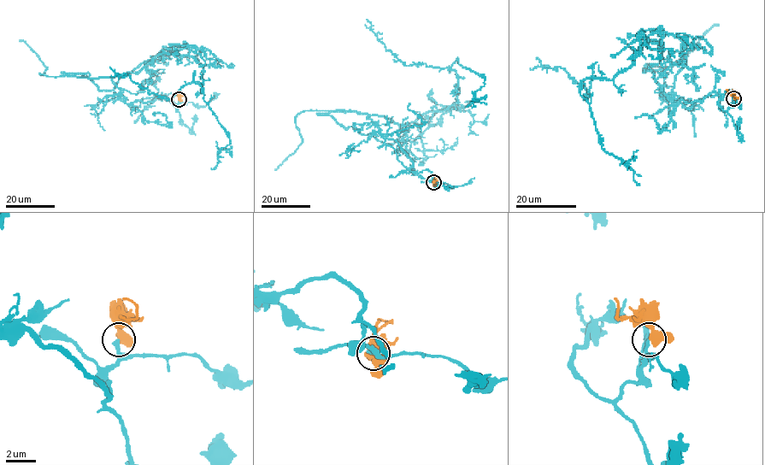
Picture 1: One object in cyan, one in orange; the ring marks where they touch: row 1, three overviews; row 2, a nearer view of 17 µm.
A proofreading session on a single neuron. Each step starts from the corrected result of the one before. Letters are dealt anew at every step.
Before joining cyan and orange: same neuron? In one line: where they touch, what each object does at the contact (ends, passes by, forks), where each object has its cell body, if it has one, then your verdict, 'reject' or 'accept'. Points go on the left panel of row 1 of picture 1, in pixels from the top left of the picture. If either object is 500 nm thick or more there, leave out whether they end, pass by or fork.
at (179, 99); cyan ends there; orange passes by; no cell body on cyan; no cell body on orange; accept

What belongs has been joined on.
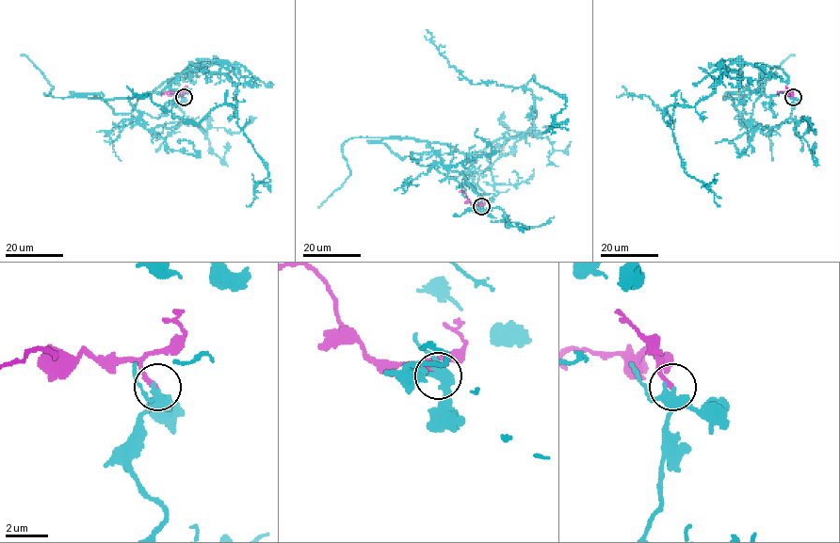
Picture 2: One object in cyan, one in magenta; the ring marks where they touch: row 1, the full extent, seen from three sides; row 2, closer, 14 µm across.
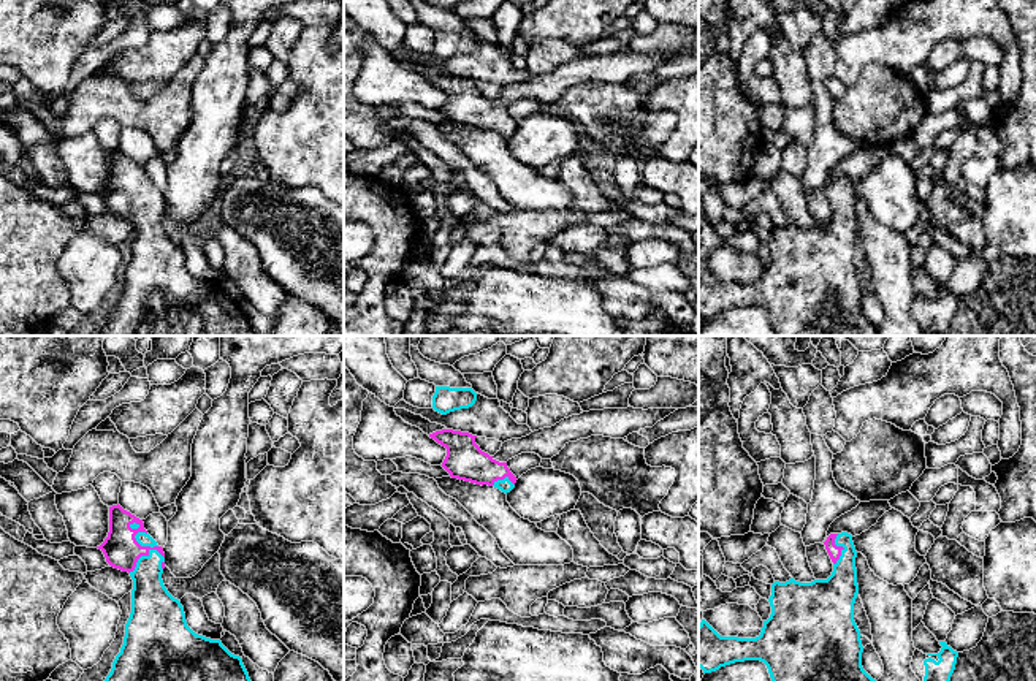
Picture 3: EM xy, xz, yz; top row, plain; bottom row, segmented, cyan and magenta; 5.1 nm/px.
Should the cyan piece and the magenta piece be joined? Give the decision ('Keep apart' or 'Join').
Join

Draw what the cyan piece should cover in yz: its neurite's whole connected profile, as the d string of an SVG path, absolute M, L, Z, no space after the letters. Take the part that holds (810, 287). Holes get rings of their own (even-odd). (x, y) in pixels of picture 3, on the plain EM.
M830 179L824 187L833 207L827 225L800 228L790 223L775 226L768 244L771 260L764 266L756 283L721 282L705 264L699 269L699 312L711 318L721 312L760 306L767 310L776 336L878 336L862 312L860 276L854 266L854 249L859 239L852 181Z

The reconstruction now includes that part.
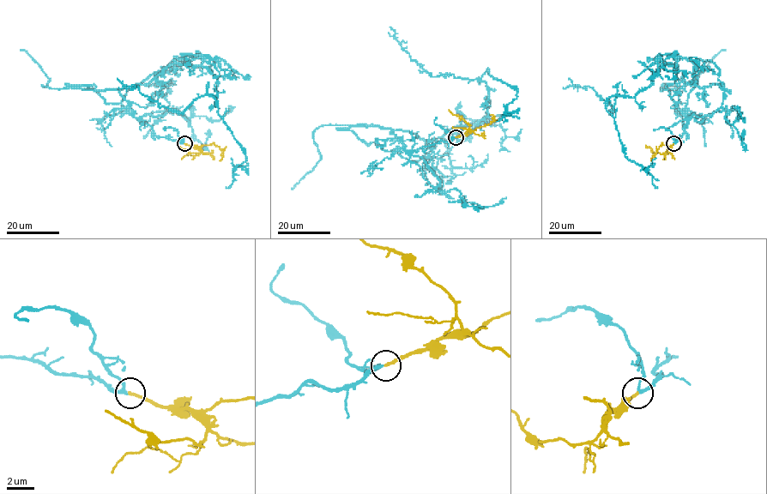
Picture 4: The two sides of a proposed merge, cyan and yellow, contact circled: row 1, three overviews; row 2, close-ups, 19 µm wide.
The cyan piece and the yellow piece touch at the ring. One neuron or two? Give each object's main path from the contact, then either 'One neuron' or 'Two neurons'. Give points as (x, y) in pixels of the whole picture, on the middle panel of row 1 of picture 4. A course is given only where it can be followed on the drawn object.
Course of cyan: (455, 137), (407, 150), (391, 133), (434, 141), (477, 123), (488, 114), (486, 70), (517, 90), (498, 121). Course of yellow: (455, 137), (489, 124), (493, 121), (493, 116), (490, 114). One neuron

